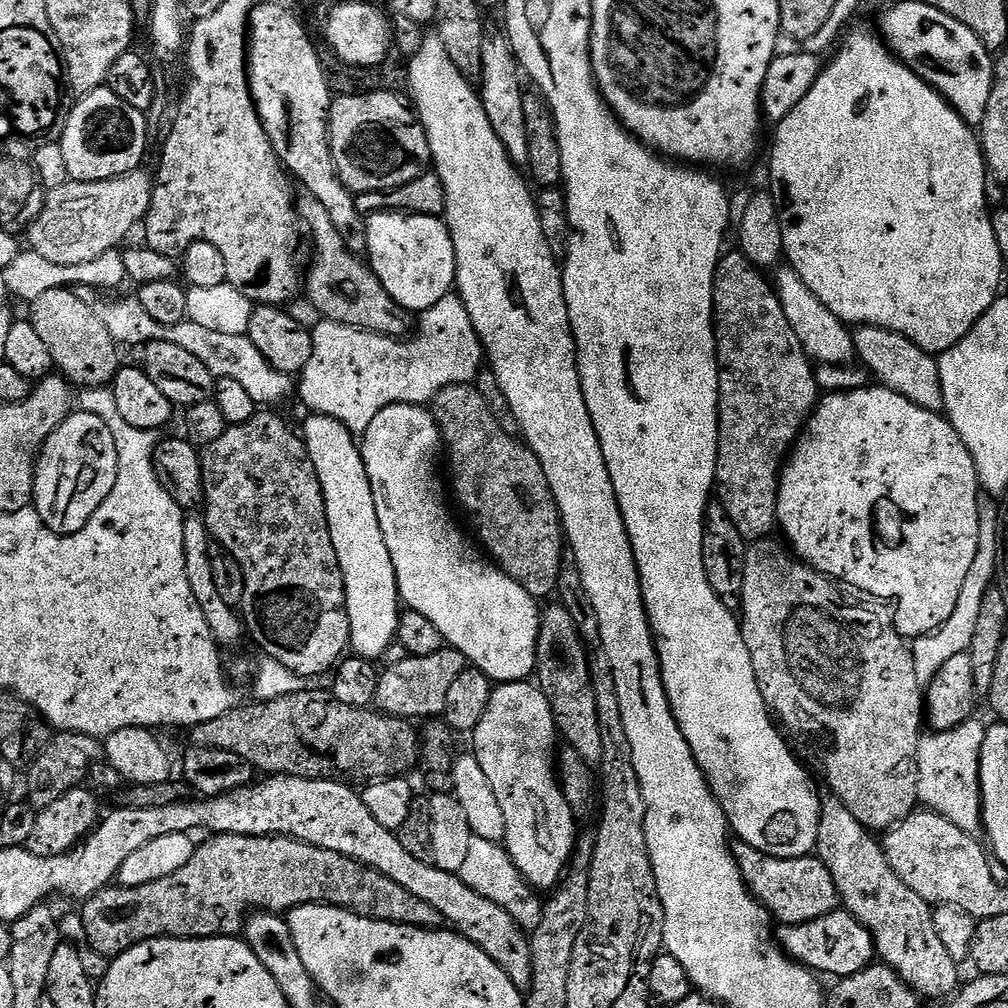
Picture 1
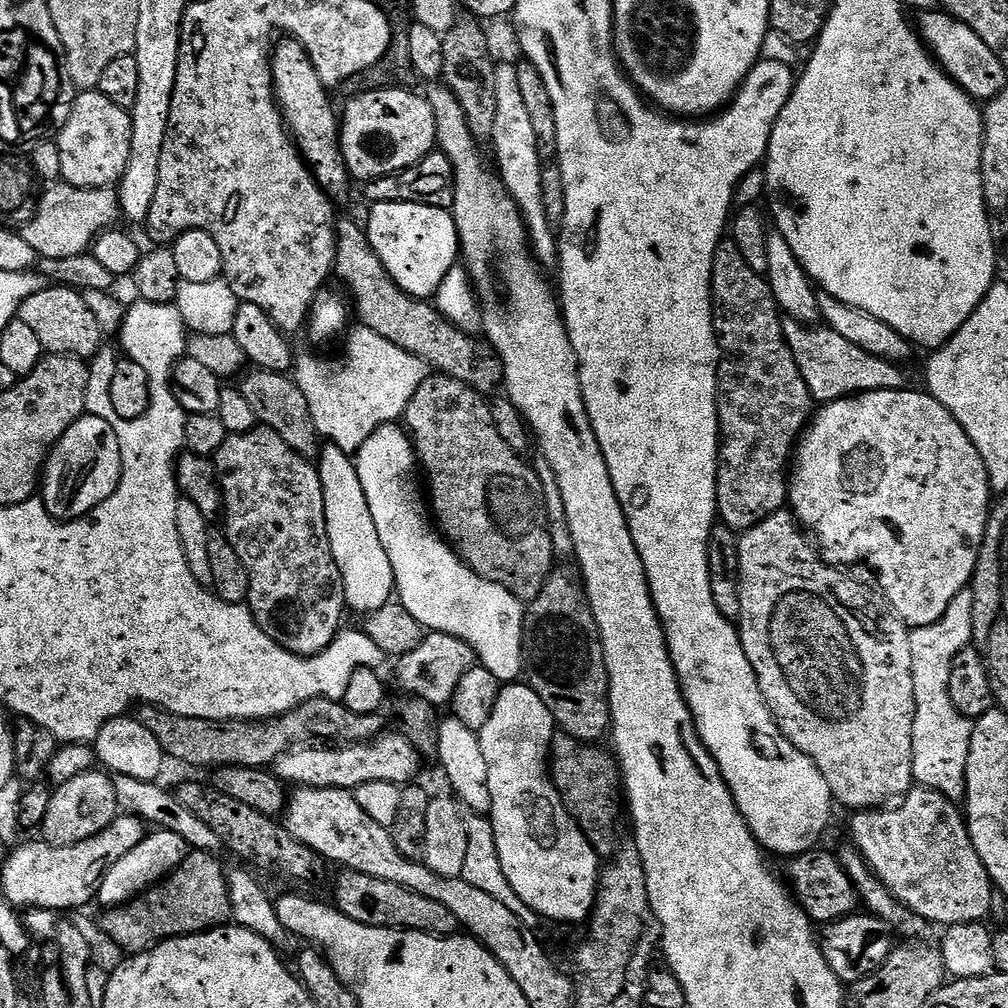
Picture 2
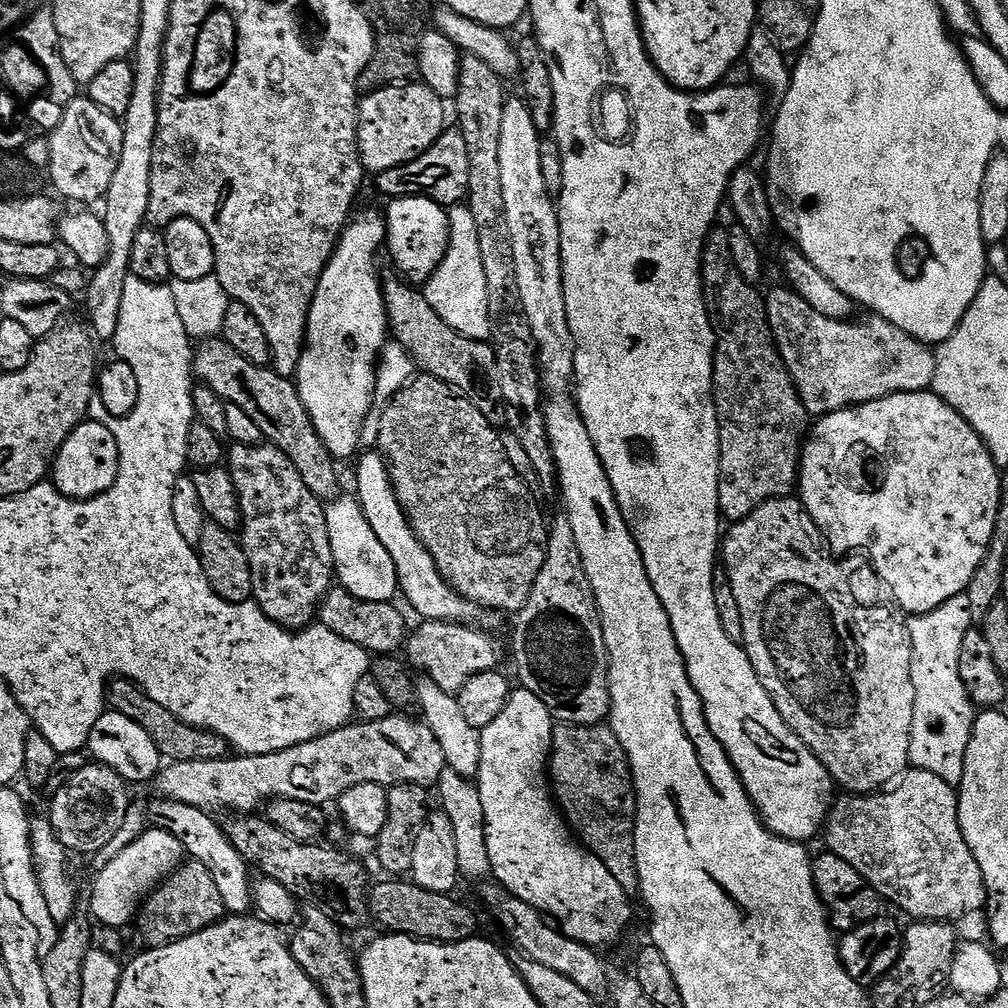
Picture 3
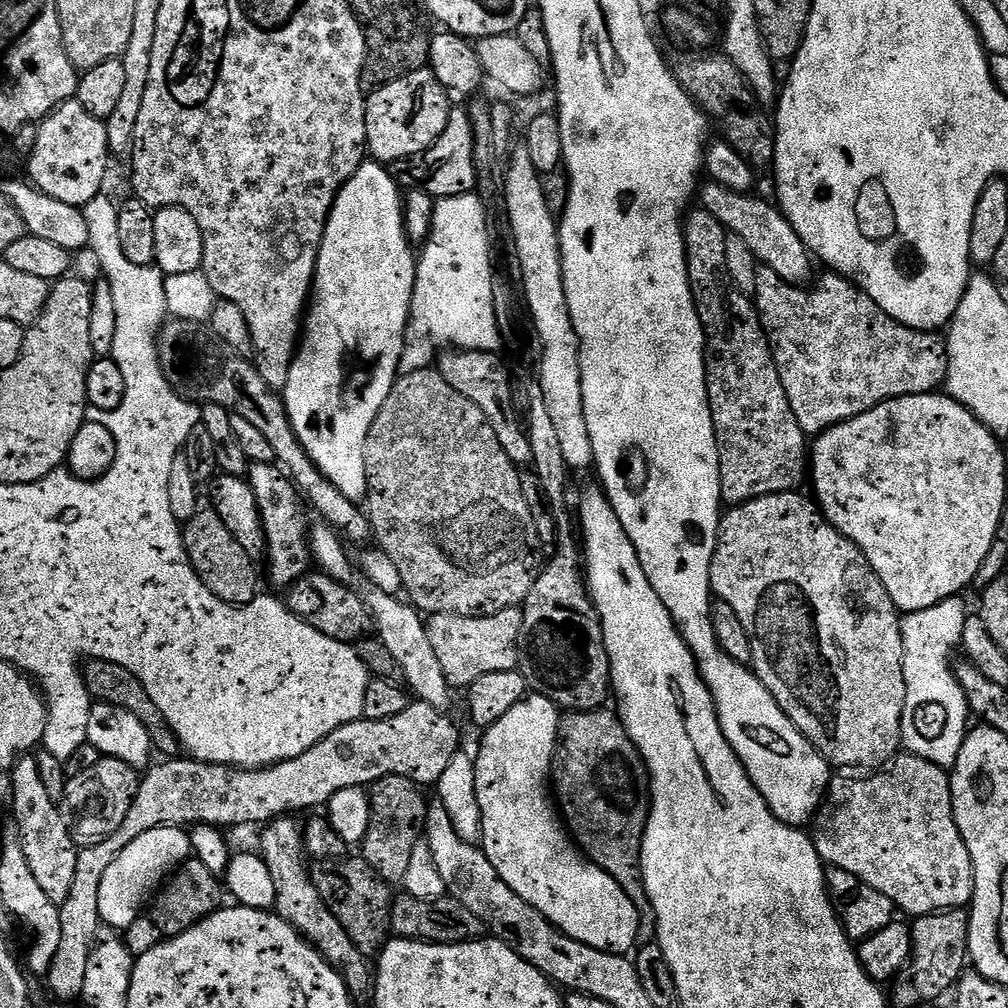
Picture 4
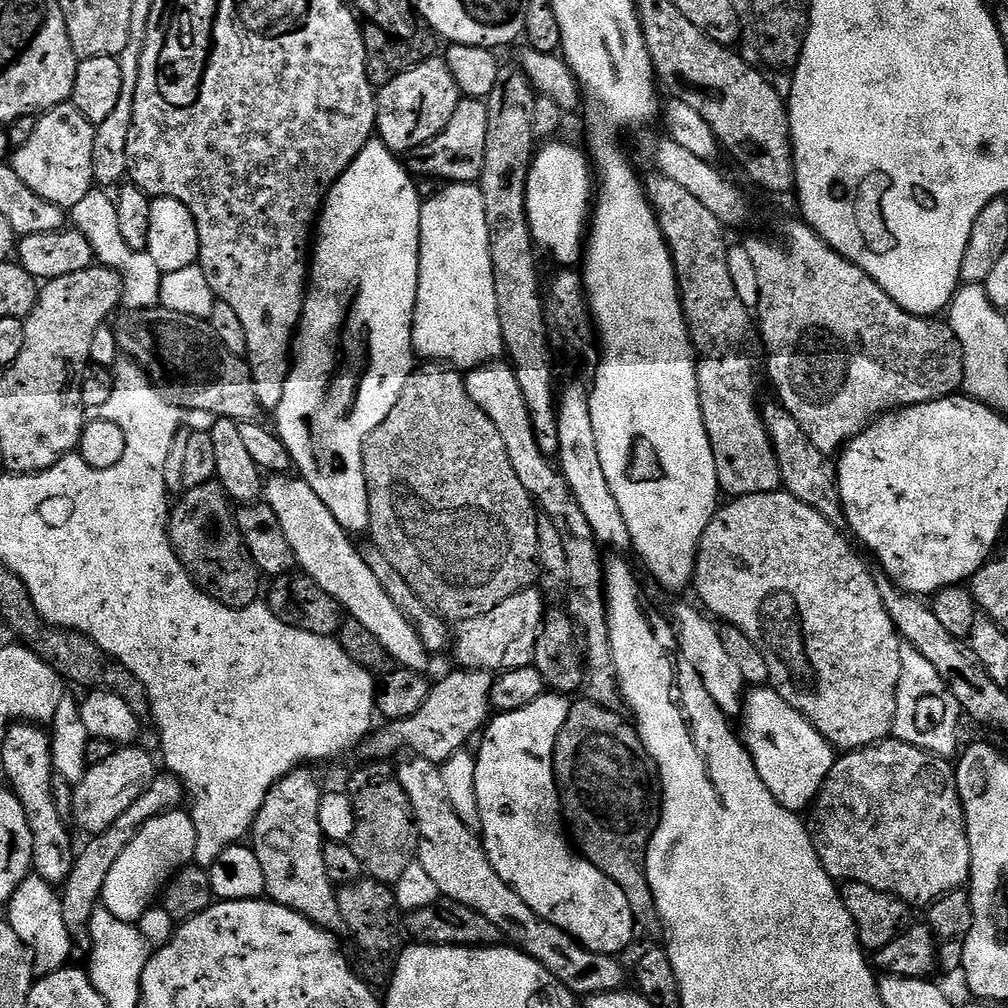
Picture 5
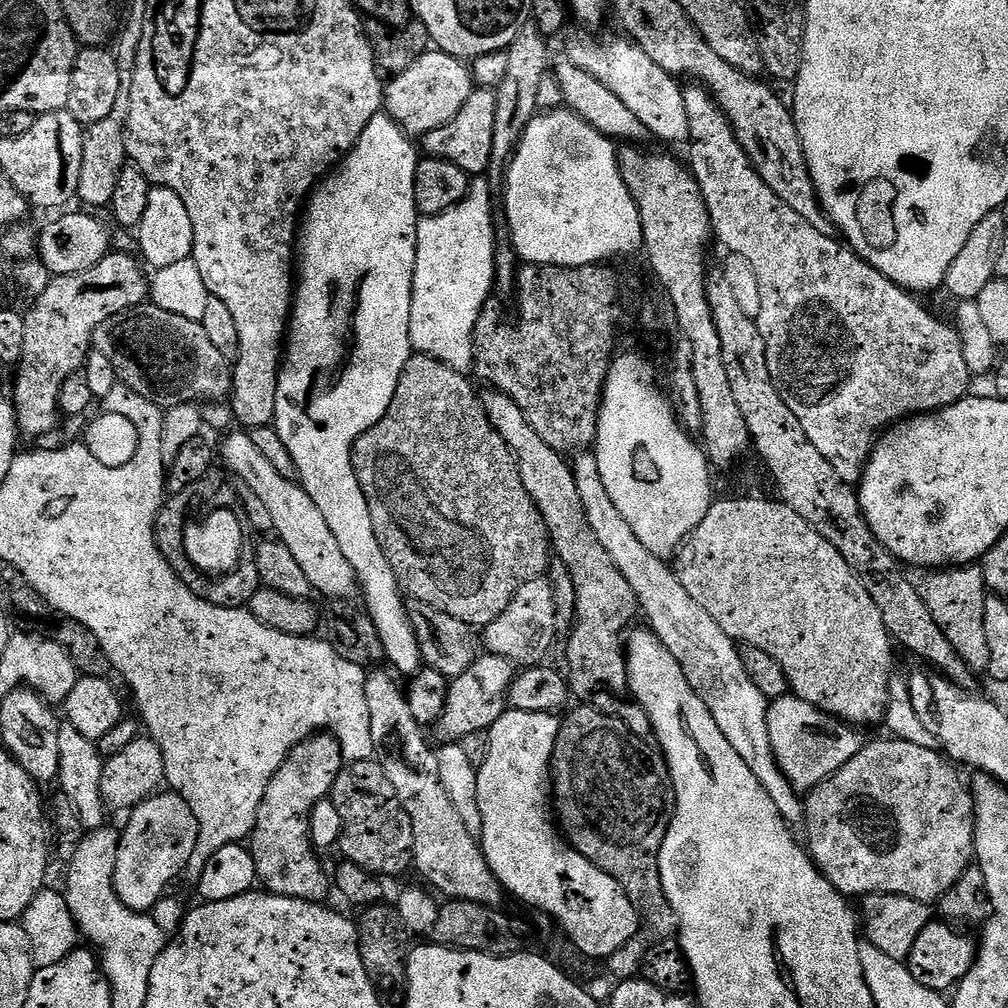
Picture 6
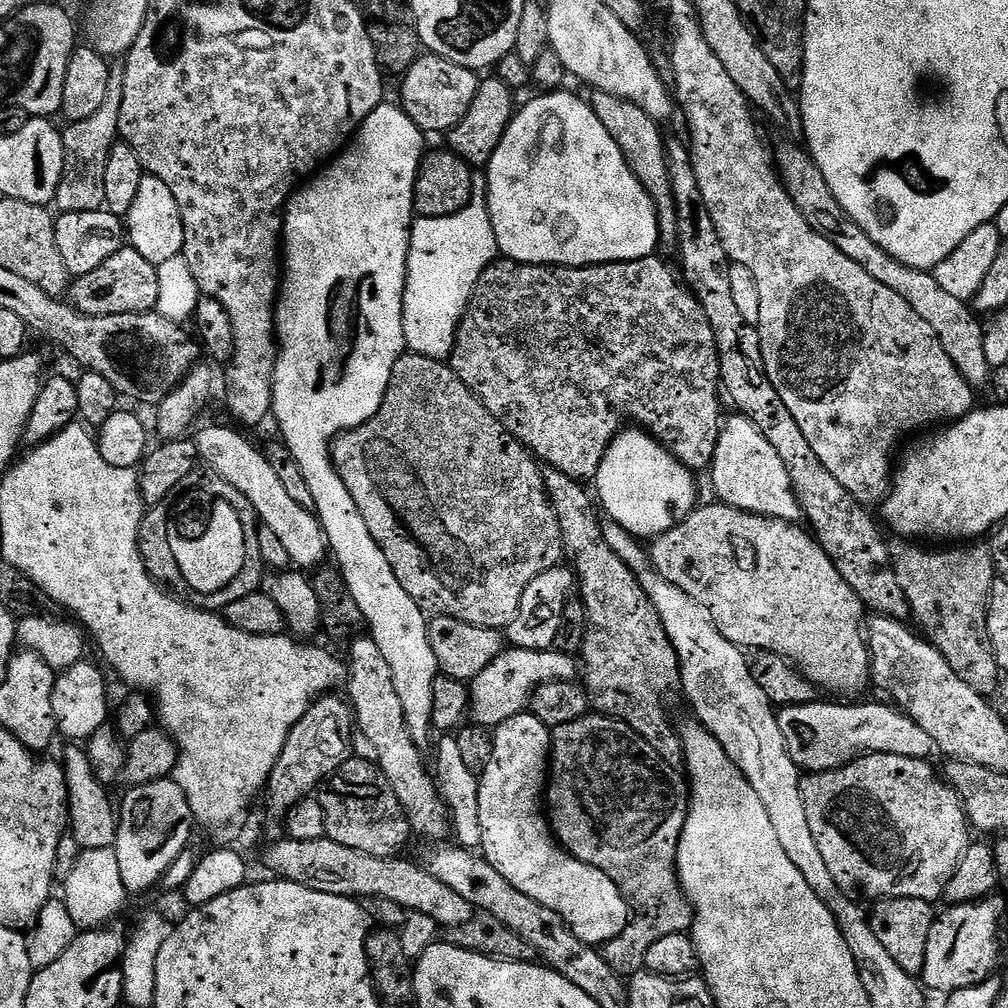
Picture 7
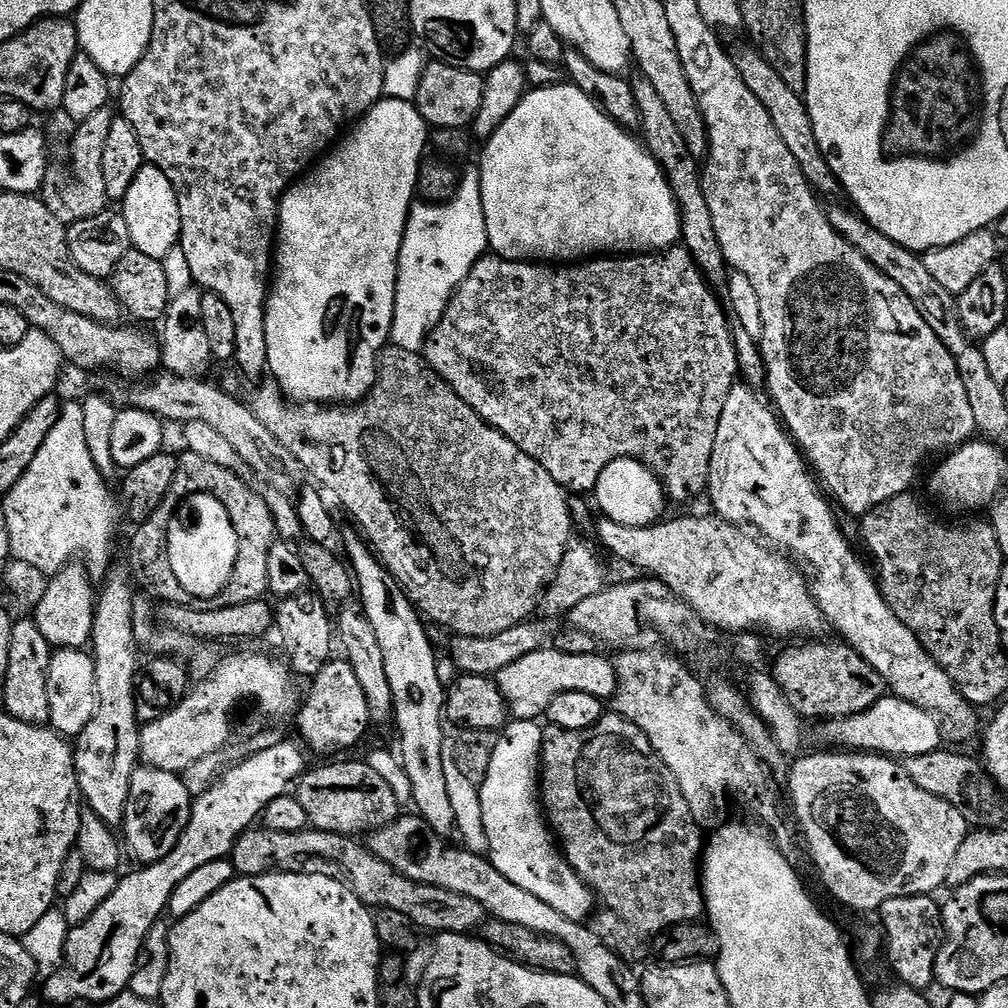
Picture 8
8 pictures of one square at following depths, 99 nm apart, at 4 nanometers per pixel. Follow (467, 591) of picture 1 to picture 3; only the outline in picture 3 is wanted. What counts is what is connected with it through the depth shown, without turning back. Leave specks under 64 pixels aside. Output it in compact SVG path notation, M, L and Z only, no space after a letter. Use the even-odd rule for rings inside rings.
M368 450L364 457L359 457L360 465L356 468L356 489L362 510L366 514L366 522L370 522L370 530L378 534L378 542L386 546L386 554L394 558L396 578L399 591L404 592L408 604L424 620L455 620L472 622L478 613L477 605L461 596L438 570L434 558L424 549L424 543L416 536L412 525L404 517L402 506L392 489L392 473L387 459L379 451Z

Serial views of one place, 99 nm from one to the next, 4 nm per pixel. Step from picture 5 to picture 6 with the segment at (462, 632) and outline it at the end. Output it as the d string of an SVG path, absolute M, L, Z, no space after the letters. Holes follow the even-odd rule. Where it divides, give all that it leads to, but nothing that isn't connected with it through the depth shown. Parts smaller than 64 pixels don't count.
M548 578L526 582L514 594L510 606L494 622L484 625L482 629L482 644L494 656L506 658L521 669L535 668L543 665L556 640L556 620L558 613L555 610L554 590ZM484 635L484 638L483 638Z

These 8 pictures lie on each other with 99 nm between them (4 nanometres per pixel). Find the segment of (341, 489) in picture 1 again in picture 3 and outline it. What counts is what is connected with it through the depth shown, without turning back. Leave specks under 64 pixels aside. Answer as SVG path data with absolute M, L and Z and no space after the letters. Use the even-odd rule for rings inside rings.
M341 494L325 507L324 513L326 530L330 534L330 550L336 563L335 579L339 587L354 594L354 598L362 598L366 602L391 601L392 595L398 592L394 558L386 554L386 546L378 542L378 534L370 530L370 522L366 522L366 514L359 499L352 494Z

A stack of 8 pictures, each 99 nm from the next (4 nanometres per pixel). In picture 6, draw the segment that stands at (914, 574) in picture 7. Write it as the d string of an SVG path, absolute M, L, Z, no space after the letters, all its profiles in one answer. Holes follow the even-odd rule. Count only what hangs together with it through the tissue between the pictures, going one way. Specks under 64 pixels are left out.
M953 566L939 570L928 570L918 580L920 597L926 602L926 610L938 622L938 630L946 634L950 646L970 666L980 674L987 669L990 652L986 647L986 630L983 629L982 614L986 610L986 598L990 595L984 586L984 575L979 566Z

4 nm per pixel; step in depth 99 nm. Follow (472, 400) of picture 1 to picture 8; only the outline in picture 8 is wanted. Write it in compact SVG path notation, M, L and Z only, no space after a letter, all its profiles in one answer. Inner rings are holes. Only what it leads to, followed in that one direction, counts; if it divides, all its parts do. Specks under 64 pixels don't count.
M389 346L380 354L380 367L376 373L376 384L371 392L355 406L313 406L311 404L297 404L288 399L275 382L261 383L256 393L250 399L252 413L294 454L301 469L313 476L315 483L333 492L340 499L340 504L356 519L357 524L364 530L363 535L367 543L375 550L381 564L388 573L397 580L408 595L425 621L433 620L444 628L449 628L456 636L497 636L502 630L510 630L510 626L518 626L533 619L532 611L539 609L542 597L552 582L553 576L560 569L569 544L573 543L574 525L572 511L568 505L569 493L554 478L550 478L548 471L530 454L526 454L506 434L492 428L477 412L445 382L433 368L426 366L426 361L420 352L402 350Z

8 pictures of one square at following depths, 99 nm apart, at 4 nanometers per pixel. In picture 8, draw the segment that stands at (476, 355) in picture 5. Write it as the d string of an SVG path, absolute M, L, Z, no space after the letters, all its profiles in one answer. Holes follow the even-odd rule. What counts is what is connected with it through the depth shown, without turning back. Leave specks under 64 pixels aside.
M472 170L459 177L456 196L444 204L420 202L408 214L408 225L400 247L400 260L396 263L396 297L394 298L394 322L391 343L402 350L420 352L428 336L444 317L444 312L462 281L478 263L480 257L489 251L486 234L486 218L482 210L482 186L479 171Z

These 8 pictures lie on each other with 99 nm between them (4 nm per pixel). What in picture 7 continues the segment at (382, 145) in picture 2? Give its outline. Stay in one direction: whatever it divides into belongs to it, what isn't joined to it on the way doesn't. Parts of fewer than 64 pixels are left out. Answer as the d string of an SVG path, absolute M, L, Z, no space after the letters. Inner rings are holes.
M424 54L419 60L413 60L410 70L404 73L398 103L421 132L447 134L466 118L466 110L470 110L470 102L474 102L480 82L481 77L473 69L458 66L441 56Z

